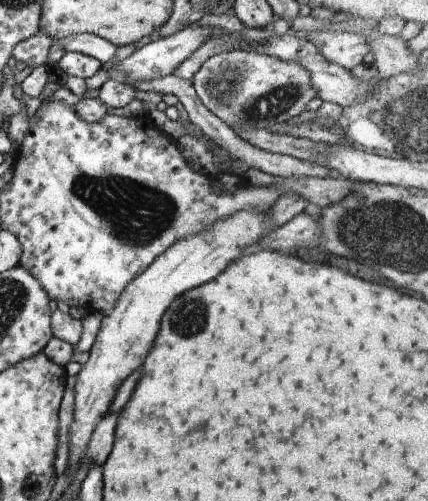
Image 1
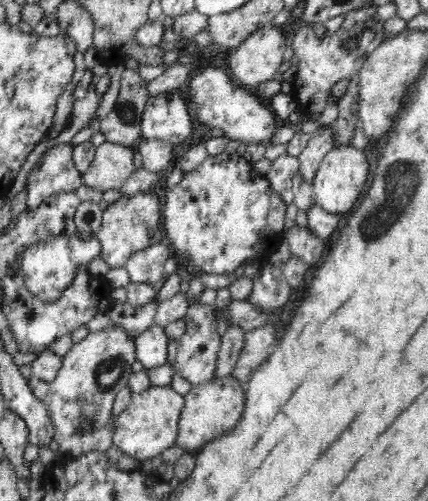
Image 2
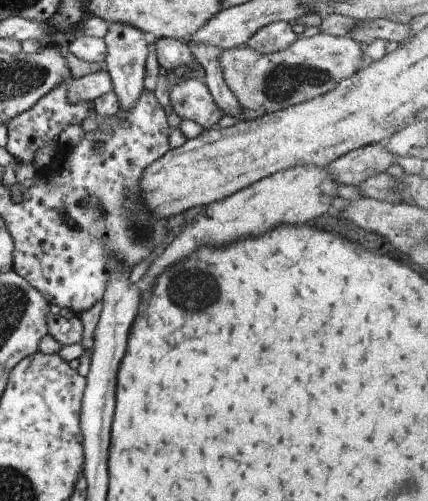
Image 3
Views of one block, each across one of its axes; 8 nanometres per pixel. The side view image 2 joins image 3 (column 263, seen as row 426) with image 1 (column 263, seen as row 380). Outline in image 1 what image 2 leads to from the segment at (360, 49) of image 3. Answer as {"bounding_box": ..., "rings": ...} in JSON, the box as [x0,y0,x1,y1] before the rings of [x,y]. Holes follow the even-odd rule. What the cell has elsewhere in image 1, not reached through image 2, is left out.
{"bounding_box":[193,49,317,130],"rings":[[[232,49],[211,56],[202,64],[193,78],[193,85],[204,106],[221,118],[230,128],[239,126],[244,130],[268,129],[276,122],[284,122],[302,113],[312,98],[317,96],[311,74],[298,61],[285,61],[257,50]]]}

